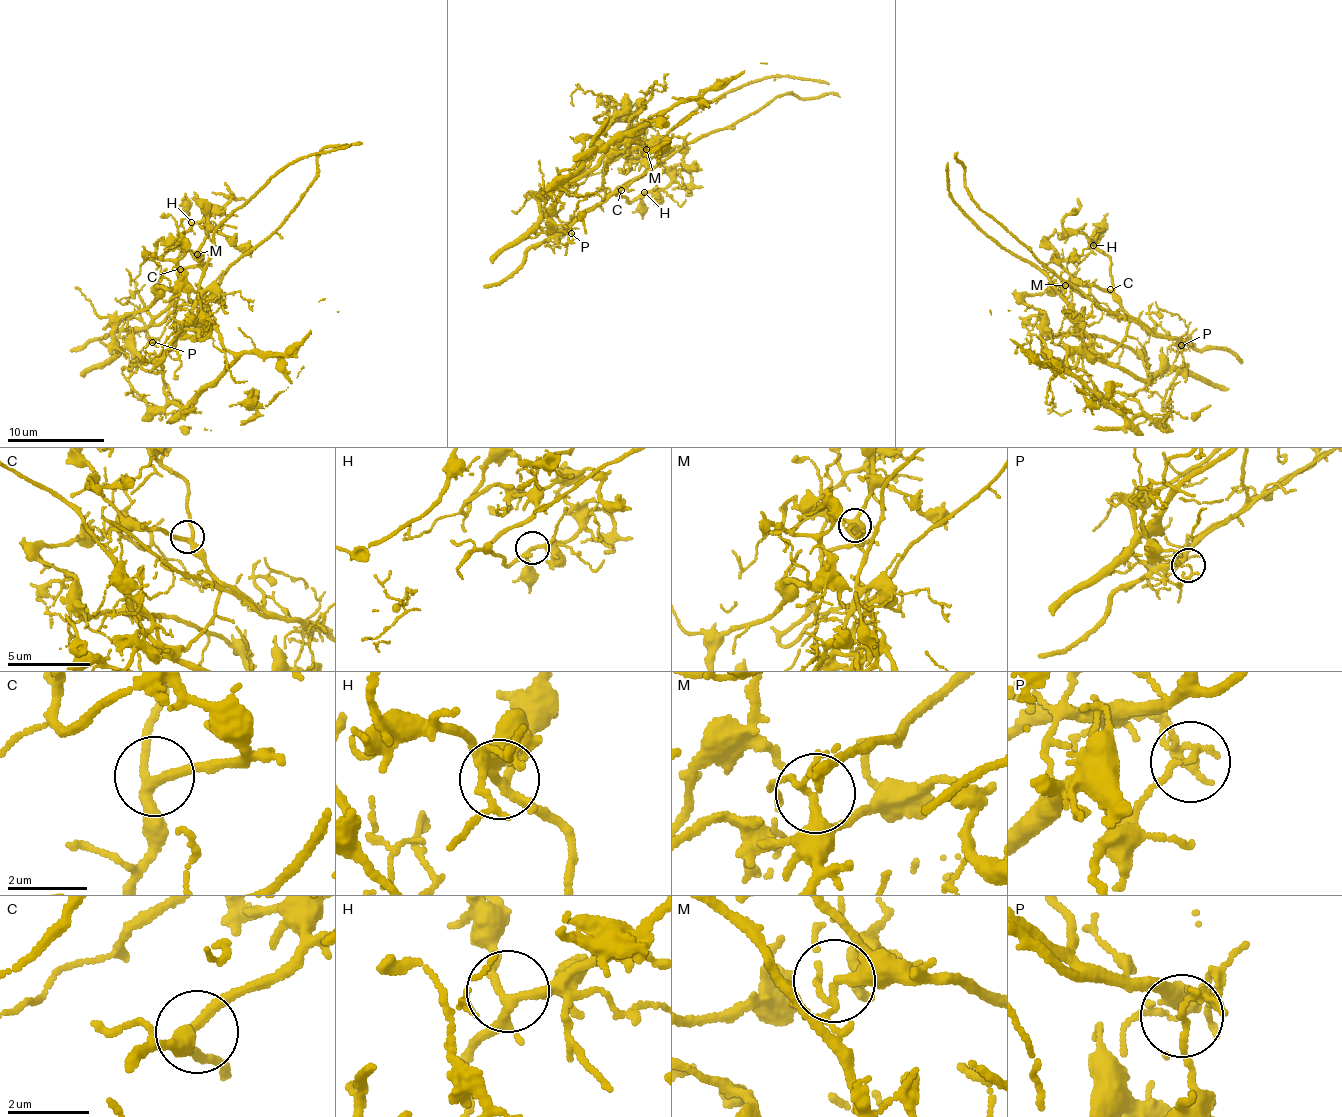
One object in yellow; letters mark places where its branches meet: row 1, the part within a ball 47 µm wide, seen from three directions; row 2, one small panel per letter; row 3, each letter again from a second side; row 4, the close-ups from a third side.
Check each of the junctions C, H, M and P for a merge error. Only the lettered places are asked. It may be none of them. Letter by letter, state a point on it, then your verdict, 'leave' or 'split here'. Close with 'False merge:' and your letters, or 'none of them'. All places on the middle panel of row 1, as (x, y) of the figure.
C: (621, 190) | leave
H: (644, 192) | leave
M: (646, 149) | split here
P: (571, 233) | split here
False merge: M, P

